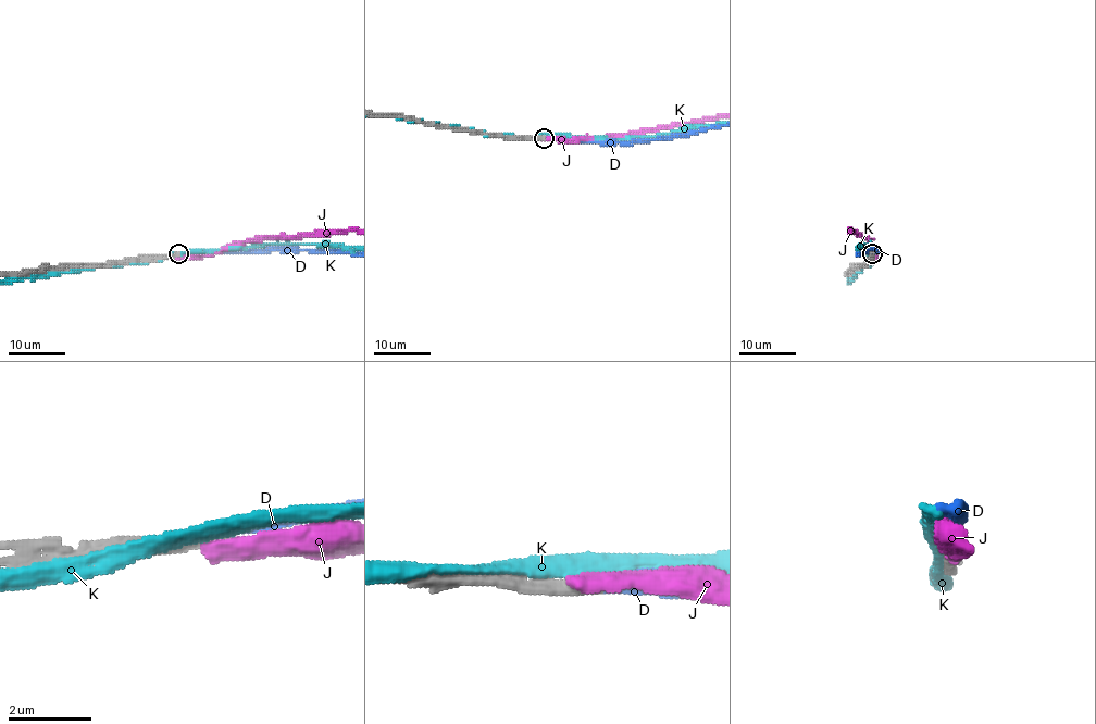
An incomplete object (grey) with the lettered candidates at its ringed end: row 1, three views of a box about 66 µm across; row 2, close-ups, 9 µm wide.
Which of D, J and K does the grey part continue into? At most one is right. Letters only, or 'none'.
D

